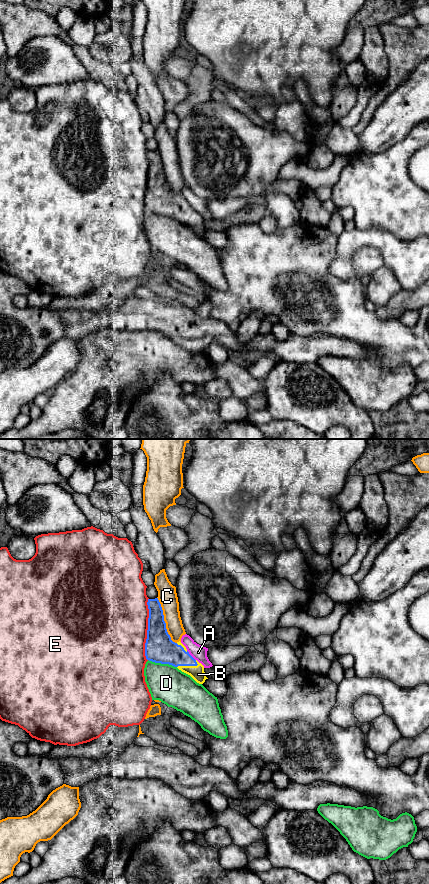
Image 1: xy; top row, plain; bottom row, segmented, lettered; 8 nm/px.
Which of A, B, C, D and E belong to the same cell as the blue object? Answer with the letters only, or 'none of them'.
B

